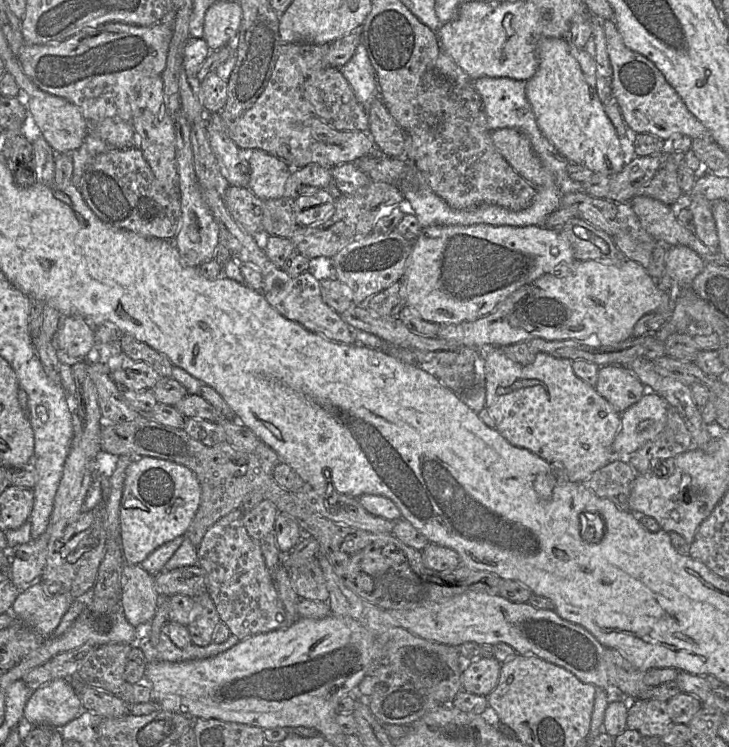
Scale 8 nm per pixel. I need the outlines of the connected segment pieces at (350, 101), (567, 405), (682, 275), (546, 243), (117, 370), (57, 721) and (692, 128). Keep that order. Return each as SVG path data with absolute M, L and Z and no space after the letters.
M328 66L311 74L303 84L303 95L312 105L314 114L335 130L369 131L368 112L356 99L339 68Z
M492 347L484 364L485 409L496 423L495 429L513 446L525 448L544 459L559 480L581 483L594 472L612 462L612 450L621 425L621 414L595 389L576 376L573 361L538 353L529 365L522 365L508 357L502 348Z
M671 246L668 248L665 273L678 287L691 287L692 281L703 271L705 263L691 248Z
M490 224L475 225L435 225L422 228L419 237L414 241L411 254L408 257L404 274L398 281L401 283L401 296L405 304L414 309L422 319L441 325L460 324L482 318L493 312L508 296L522 286L533 282L544 274L553 273L560 264L572 265L576 261L570 244L561 236L559 231L547 229L543 226L495 226Z
M123 352L109 360L108 369L113 381L122 389L153 389L161 378L150 365L133 360Z
M56 679L35 690L24 708L23 725L60 729L82 711L71 679Z
M614 19L601 21L612 68L612 97L632 134L648 133L667 141L673 134L713 142L707 128L688 110L660 70L645 56L626 47Z

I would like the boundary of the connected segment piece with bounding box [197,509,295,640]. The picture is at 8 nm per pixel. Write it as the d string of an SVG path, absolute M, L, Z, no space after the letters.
M241 509L231 511L214 523L205 533L197 552L198 564L207 574L207 592L214 602L220 621L229 628L232 635L244 640L256 634L286 628L295 622L289 619L278 596L272 575L266 567L260 542L253 540L244 526Z

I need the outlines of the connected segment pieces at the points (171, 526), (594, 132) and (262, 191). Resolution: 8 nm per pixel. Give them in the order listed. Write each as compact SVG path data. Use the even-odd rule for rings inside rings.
M143 456L132 460L126 469L120 502L120 533L124 565L140 565L159 546L186 534L201 500L201 486L187 467L159 458Z
M544 38L537 46L538 69L526 82L526 96L545 137L570 163L613 176L625 166L621 139L596 89L597 63L567 38Z
M264 151L246 153L251 170L247 188L264 202L284 198L286 181L292 169L281 159Z

